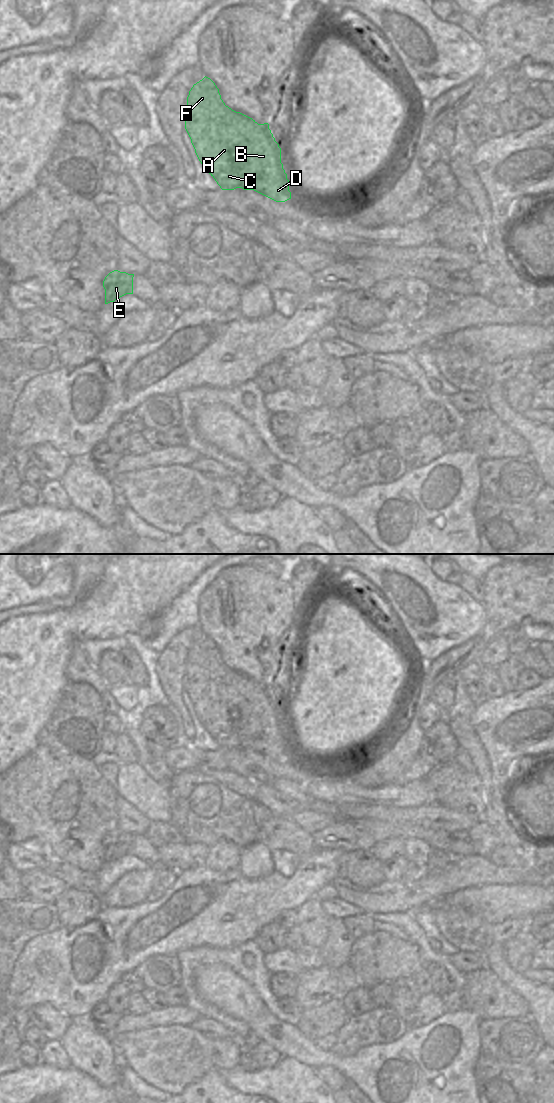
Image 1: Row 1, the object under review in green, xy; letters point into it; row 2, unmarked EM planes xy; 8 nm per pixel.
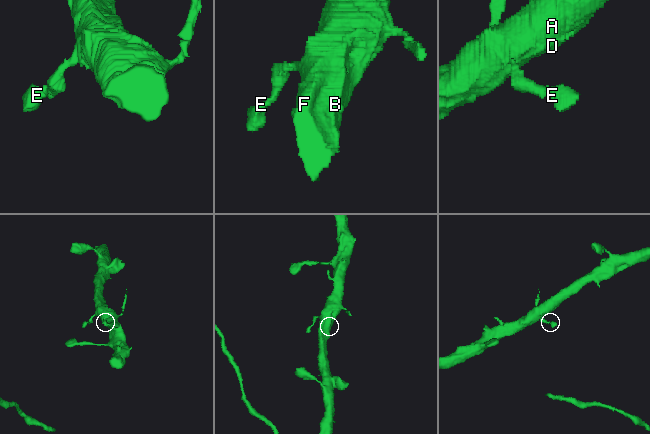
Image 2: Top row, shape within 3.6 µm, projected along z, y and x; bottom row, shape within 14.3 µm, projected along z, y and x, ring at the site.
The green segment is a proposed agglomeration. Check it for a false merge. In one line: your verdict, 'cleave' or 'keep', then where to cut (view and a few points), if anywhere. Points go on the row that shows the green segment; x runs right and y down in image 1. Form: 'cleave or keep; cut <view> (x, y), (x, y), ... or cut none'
keep; cut none

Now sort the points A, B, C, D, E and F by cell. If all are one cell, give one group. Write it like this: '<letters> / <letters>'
A B C D E F

